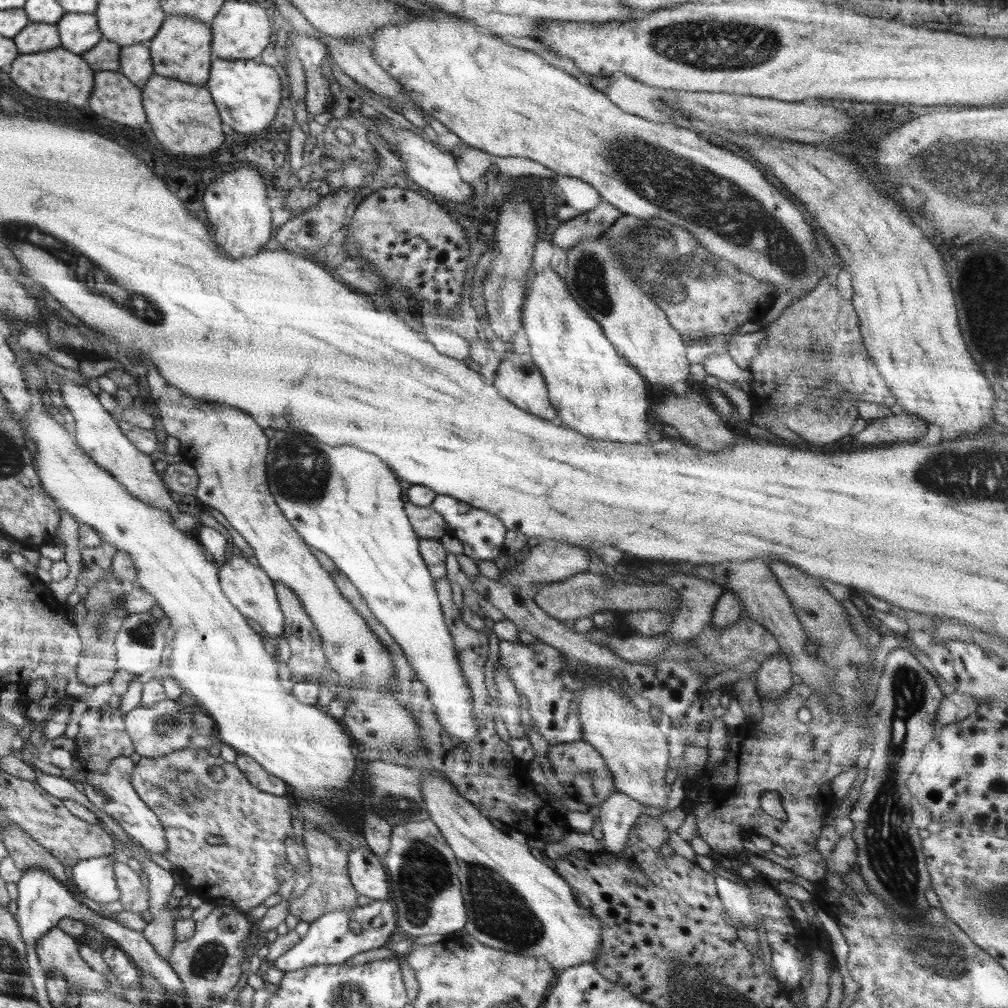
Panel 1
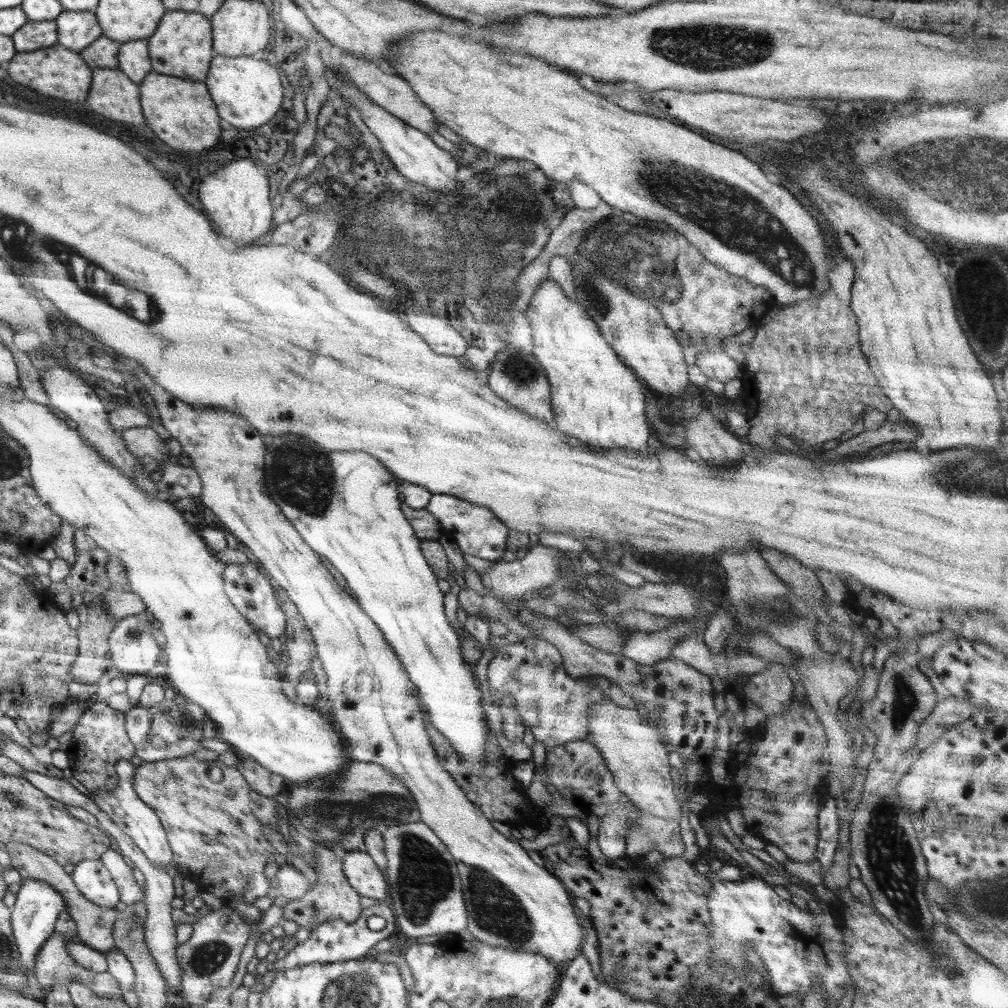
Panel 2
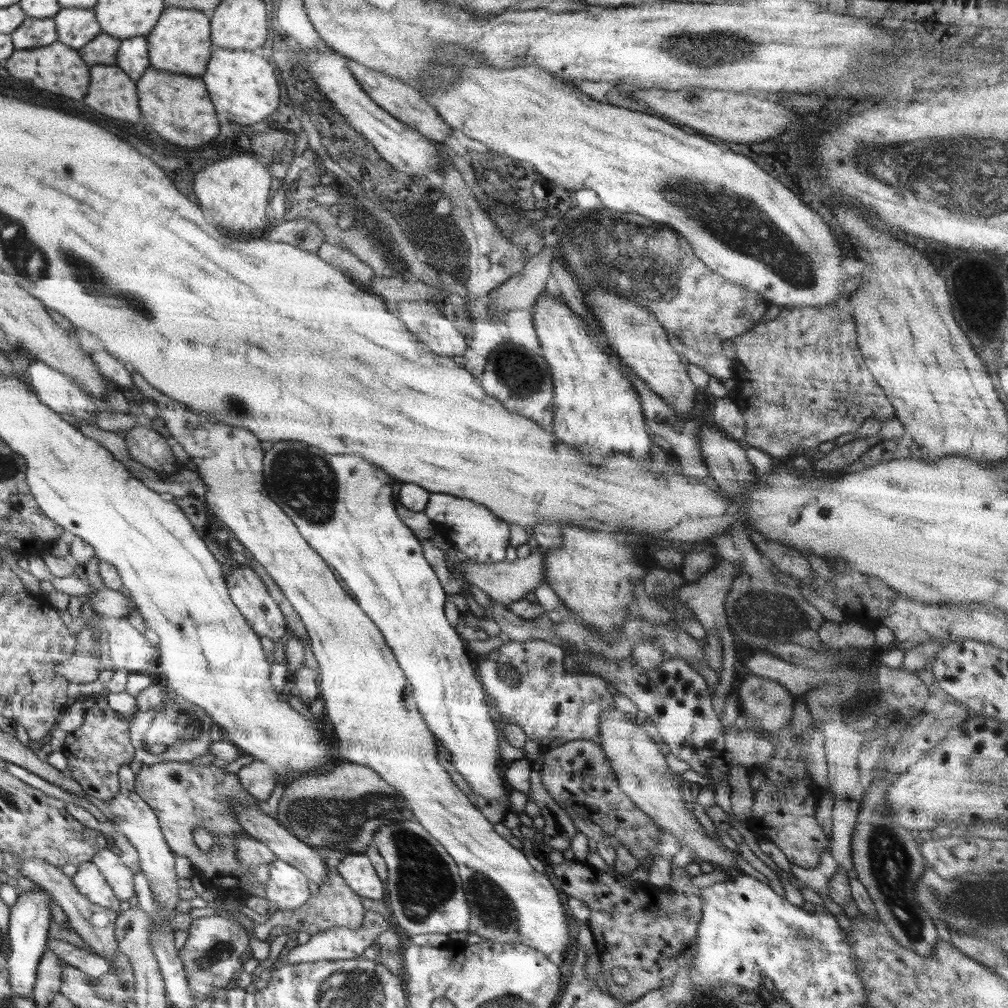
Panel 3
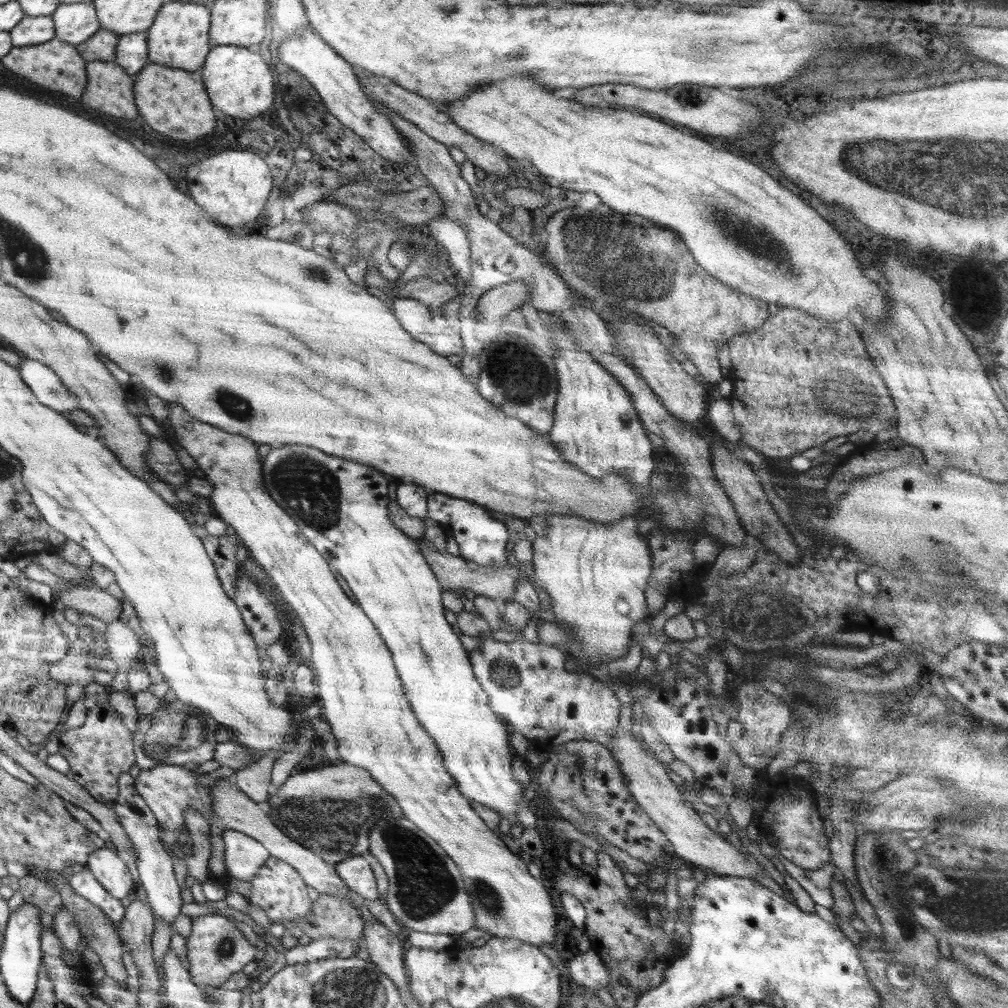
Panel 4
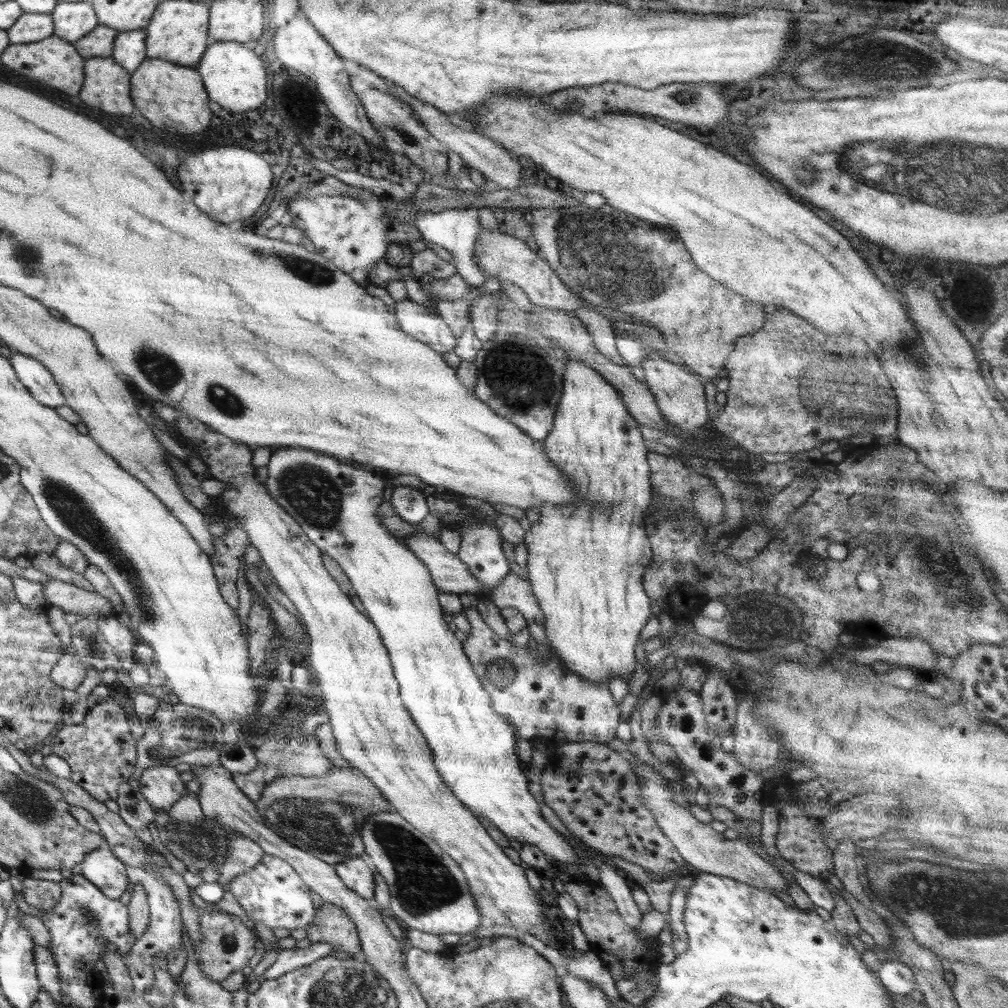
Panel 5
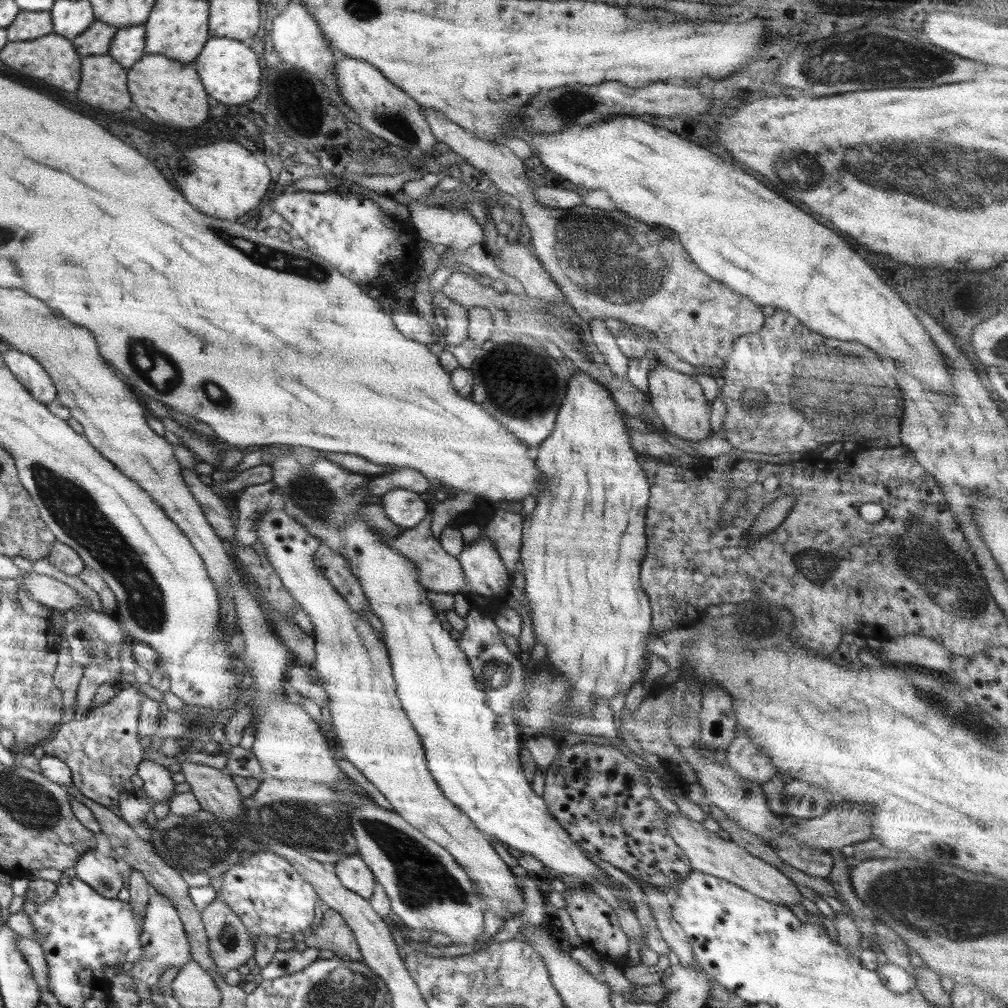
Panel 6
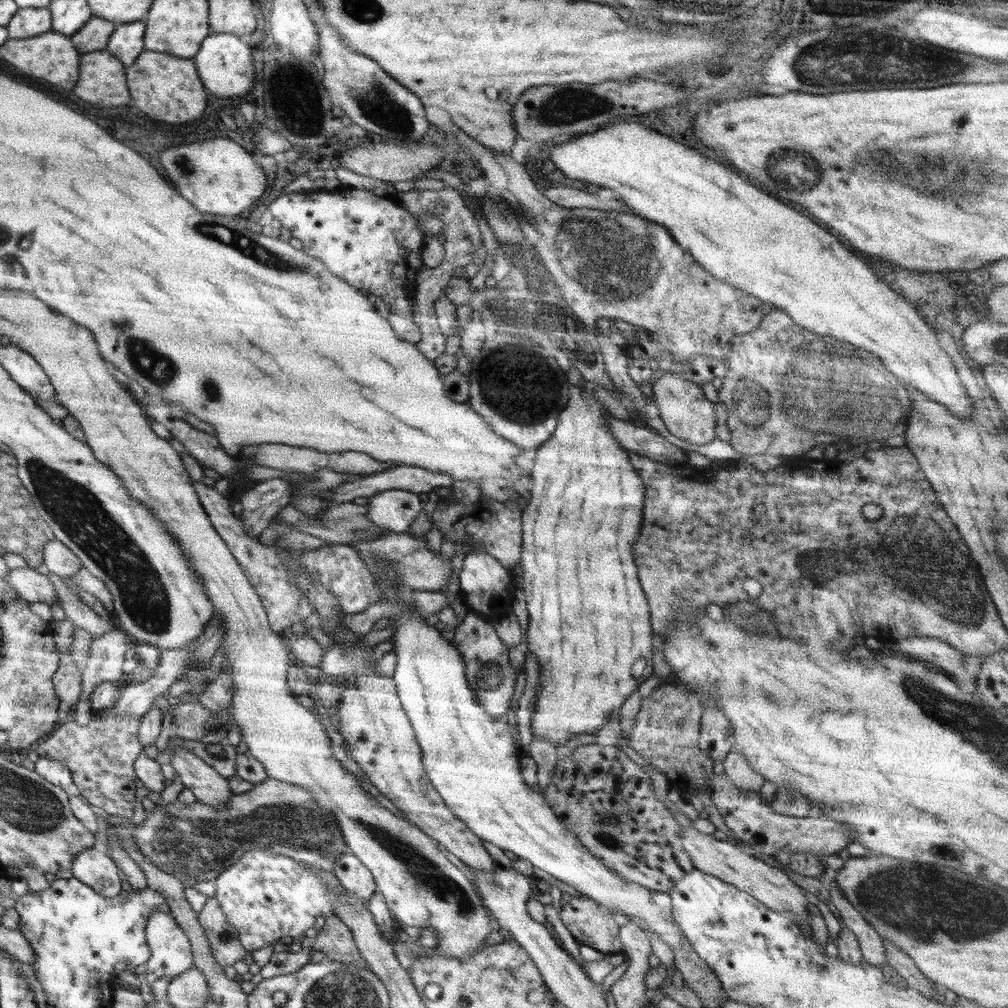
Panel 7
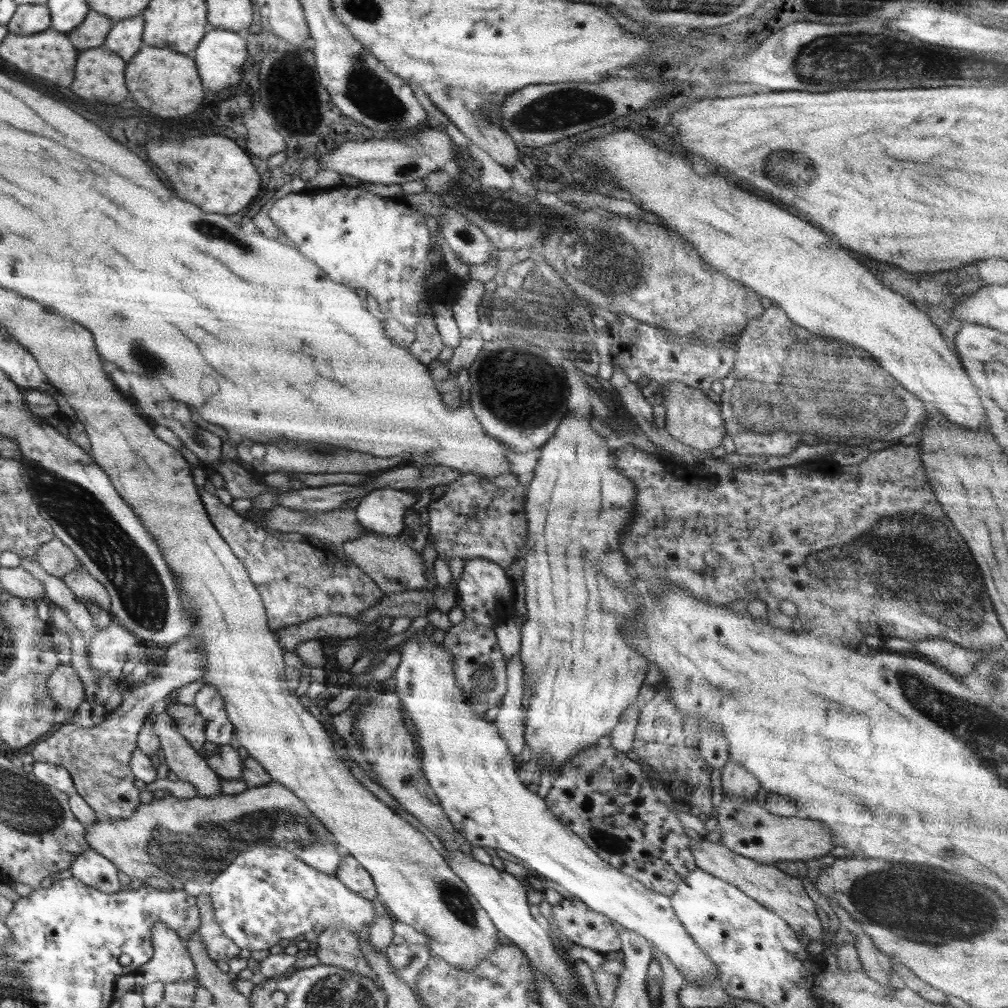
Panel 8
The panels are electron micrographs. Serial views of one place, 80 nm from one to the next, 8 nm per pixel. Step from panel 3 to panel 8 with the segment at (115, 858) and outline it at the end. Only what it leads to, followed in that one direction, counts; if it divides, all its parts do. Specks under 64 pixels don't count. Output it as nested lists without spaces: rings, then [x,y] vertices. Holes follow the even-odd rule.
[[[94,849],[83,852],[71,864],[74,878],[84,884],[99,889],[102,893],[114,894],[120,890],[118,869],[114,862]]]

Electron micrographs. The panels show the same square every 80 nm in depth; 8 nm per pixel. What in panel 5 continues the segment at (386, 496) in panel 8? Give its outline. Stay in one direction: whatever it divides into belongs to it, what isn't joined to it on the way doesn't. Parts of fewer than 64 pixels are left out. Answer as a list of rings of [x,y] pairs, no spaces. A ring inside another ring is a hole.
[[[398,486],[393,490],[390,500],[394,512],[408,524],[418,526],[428,516],[429,508],[421,490],[410,486]]]

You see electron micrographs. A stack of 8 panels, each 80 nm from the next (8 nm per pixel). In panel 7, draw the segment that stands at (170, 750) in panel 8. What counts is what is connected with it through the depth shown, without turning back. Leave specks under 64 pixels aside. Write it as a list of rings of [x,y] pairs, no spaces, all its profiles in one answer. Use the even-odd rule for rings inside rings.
[[[174,747],[170,764],[180,782],[194,793],[198,802],[210,804],[212,808],[221,808],[234,795],[227,777],[216,772],[208,763],[204,764],[202,759],[196,758],[188,749]]]

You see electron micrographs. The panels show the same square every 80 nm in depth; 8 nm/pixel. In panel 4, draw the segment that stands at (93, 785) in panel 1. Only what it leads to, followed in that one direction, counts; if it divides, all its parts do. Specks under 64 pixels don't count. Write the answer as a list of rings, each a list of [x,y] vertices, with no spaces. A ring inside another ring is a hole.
[[[123,772],[118,781],[119,796],[114,800],[114,807],[111,809],[116,813],[124,832],[134,845],[138,878],[148,896],[149,907],[156,919],[168,924],[172,931],[177,916],[182,913],[184,895],[176,881],[171,856],[168,854],[168,850],[164,849],[164,842],[157,827],[157,818],[135,789],[135,779],[130,773]]]

